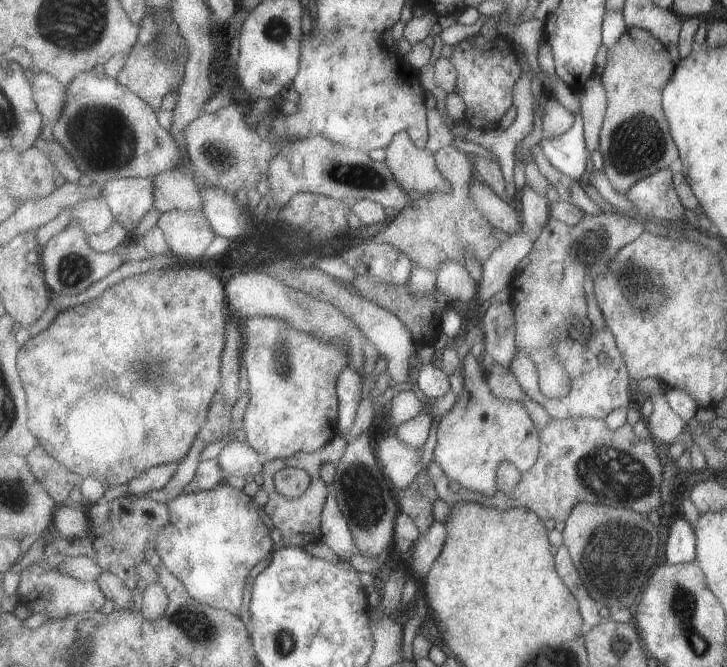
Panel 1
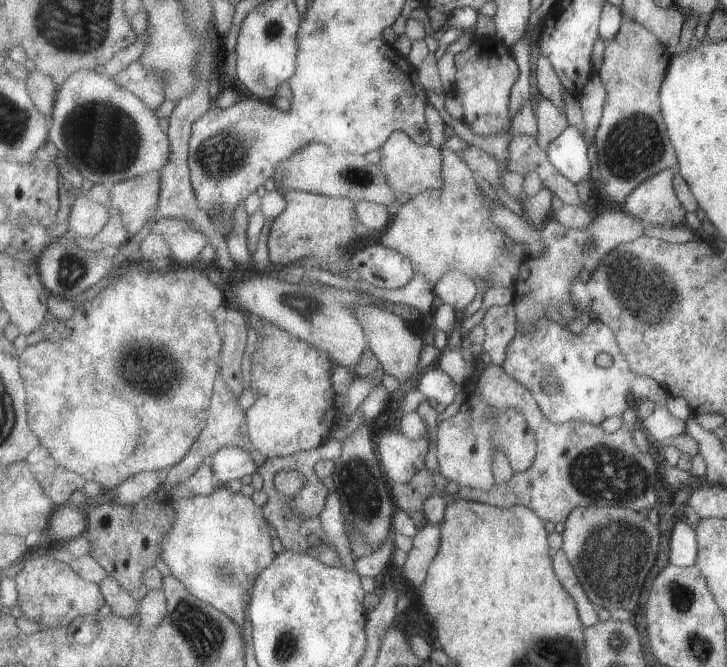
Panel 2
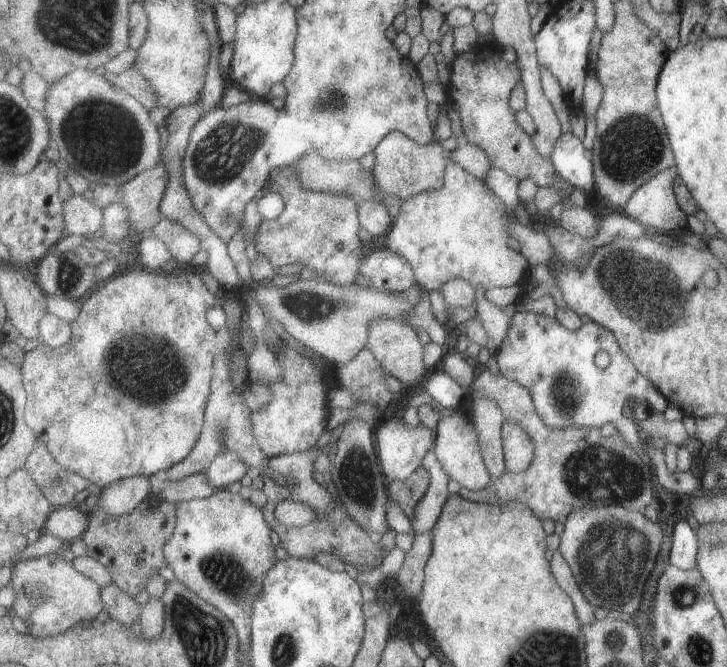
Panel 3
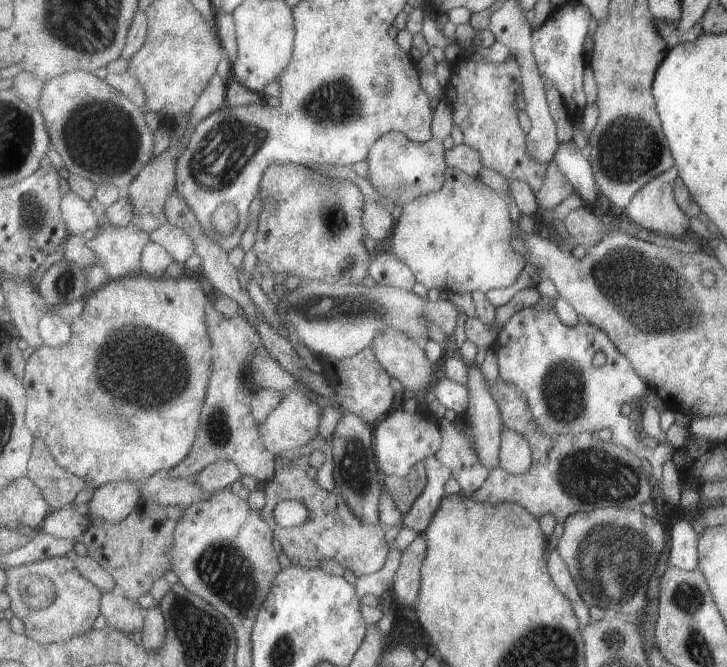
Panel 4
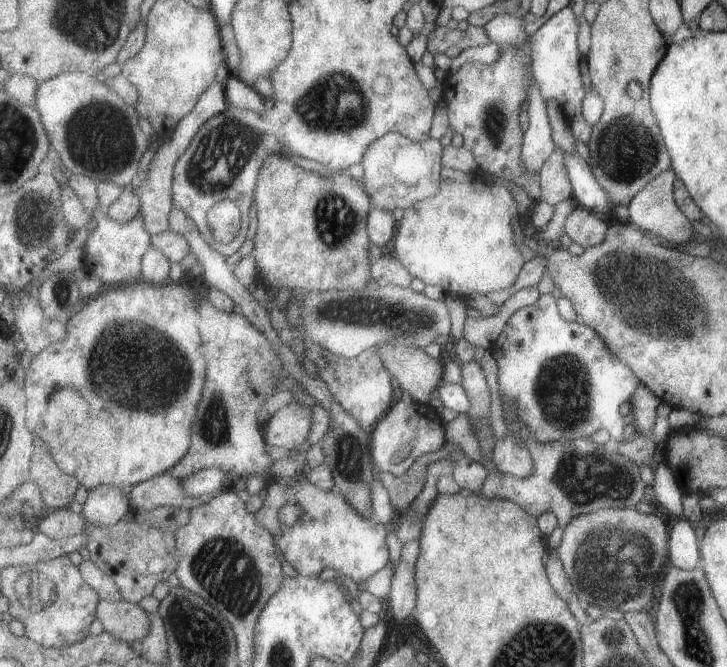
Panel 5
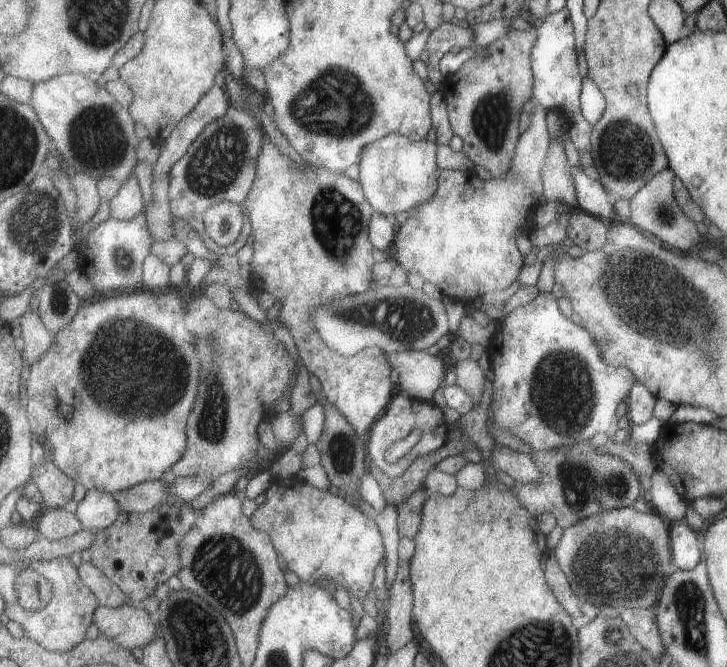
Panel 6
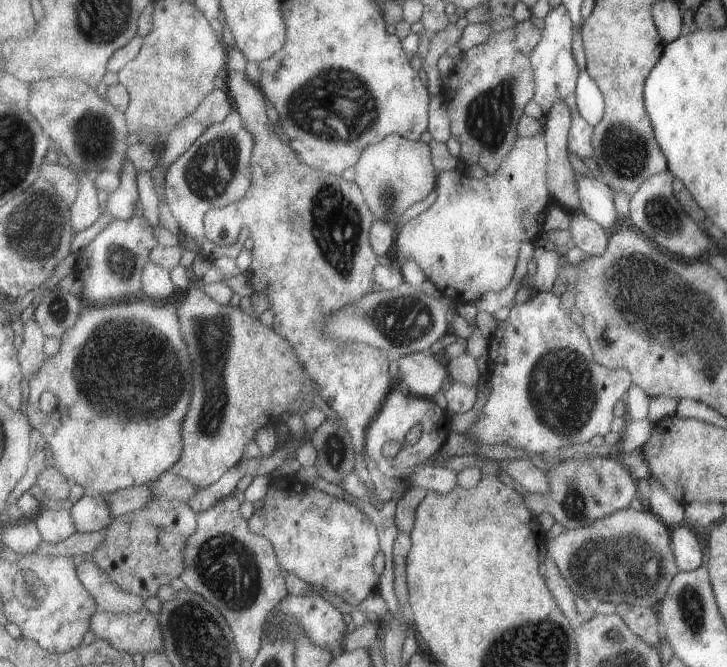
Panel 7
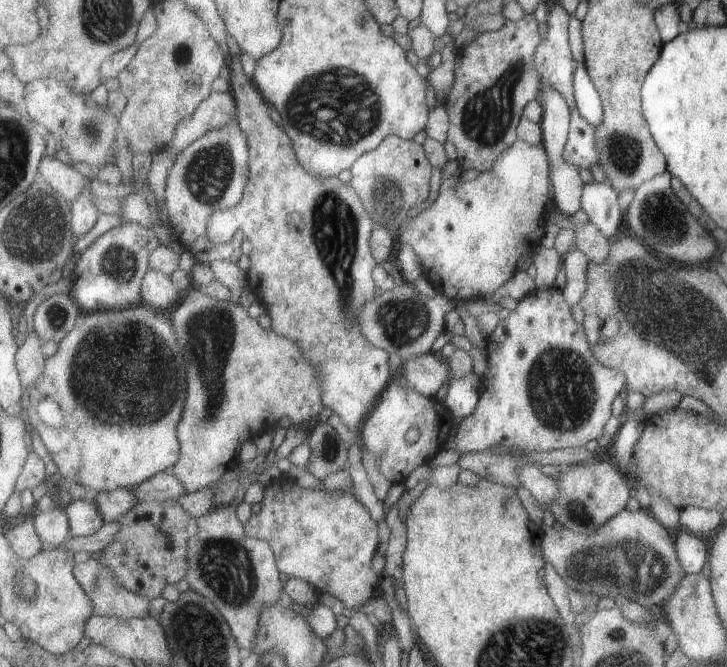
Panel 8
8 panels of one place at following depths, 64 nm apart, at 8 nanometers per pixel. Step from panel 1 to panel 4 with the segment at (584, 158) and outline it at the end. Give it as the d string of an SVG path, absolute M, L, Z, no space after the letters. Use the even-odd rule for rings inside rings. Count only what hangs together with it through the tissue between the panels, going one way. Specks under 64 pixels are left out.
M573 140L569 144L557 146L553 160L557 162L559 170L573 186L573 192L581 198L581 204L589 208L597 200L597 190L599 190L597 182L593 178L591 162L581 156L581 152L573 144Z

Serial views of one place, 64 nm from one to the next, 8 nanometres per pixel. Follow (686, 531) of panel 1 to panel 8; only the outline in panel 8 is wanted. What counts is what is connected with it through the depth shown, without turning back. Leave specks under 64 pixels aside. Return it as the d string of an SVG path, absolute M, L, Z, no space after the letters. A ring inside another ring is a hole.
M675 530L673 538L675 538L675 550L677 550L677 558L679 558L683 572L693 574L693 576L701 574L701 568L707 560L707 548L699 540L699 536L691 532Z

